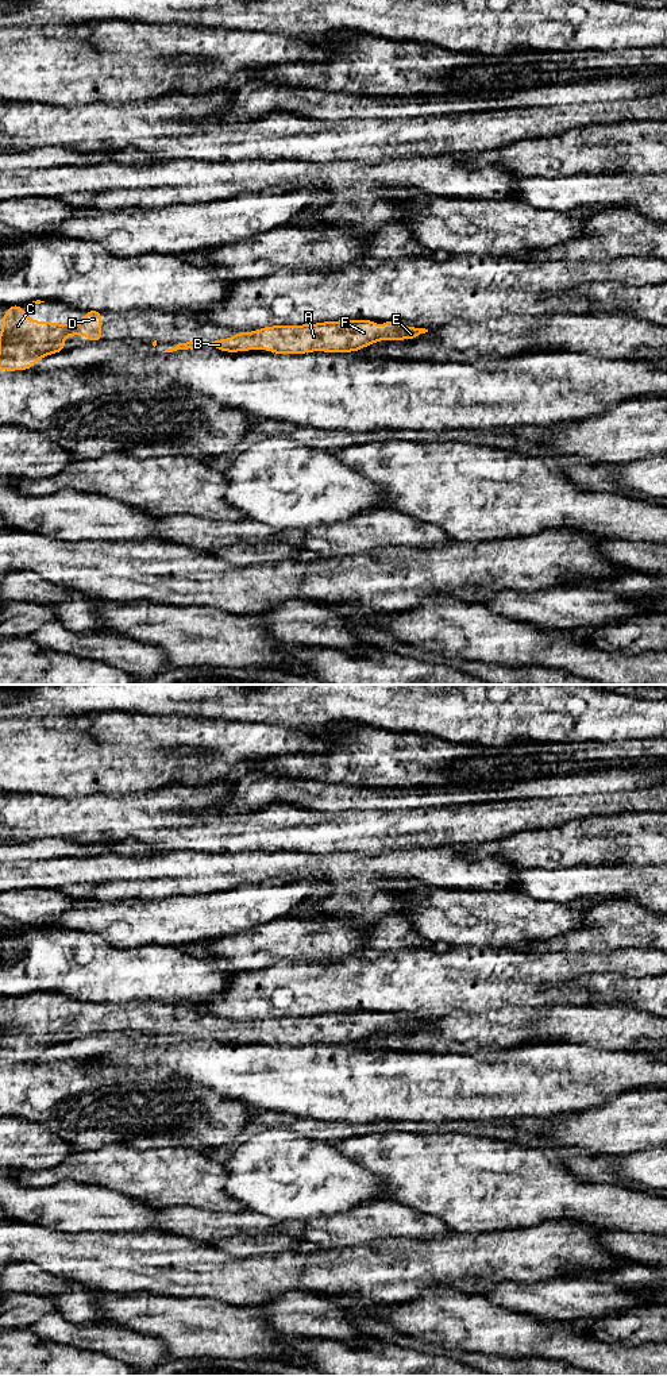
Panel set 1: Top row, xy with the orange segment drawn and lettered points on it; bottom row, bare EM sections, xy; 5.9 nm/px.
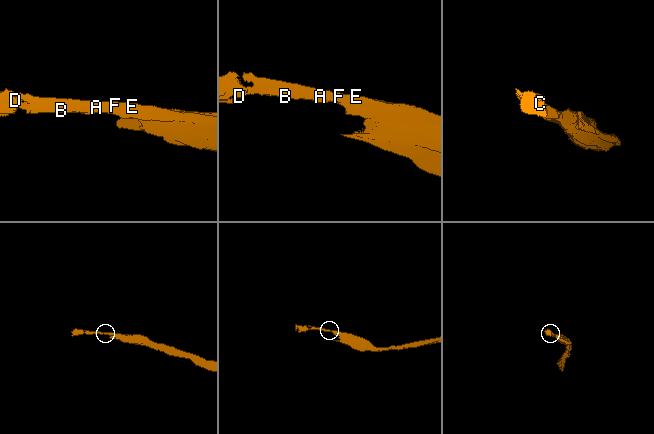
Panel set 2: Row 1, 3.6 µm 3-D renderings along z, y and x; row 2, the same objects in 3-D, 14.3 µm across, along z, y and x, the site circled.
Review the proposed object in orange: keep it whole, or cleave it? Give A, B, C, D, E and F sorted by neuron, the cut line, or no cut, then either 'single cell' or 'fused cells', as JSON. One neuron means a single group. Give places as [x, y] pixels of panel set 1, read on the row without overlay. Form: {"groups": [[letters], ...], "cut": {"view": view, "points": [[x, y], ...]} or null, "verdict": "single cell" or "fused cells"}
{"groups": [["A", "B", "C", "D", "E", "F"]], "cut": null, "verdict": "single cell"}

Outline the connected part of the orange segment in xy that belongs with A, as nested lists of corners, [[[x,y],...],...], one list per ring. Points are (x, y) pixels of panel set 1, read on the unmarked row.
[[[342,1011],[306,1017],[266,1018],[251,1025],[238,1024],[231,1030],[217,1030],[211,1036],[194,1032],[182,1033],[162,1044],[188,1040],[198,1041],[203,1037],[212,1037],[230,1044],[244,1041],[270,1041],[275,1045],[304,1045],[315,1041],[355,1044],[374,1033],[416,1030],[420,1025],[425,1024],[428,1021],[404,1018],[396,1013],[382,1013],[379,1017],[370,1011]]]

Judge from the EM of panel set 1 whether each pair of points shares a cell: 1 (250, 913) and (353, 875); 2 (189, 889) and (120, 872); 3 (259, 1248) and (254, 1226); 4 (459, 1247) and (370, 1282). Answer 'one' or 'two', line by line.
1: two
2: one
3: two
4: one

